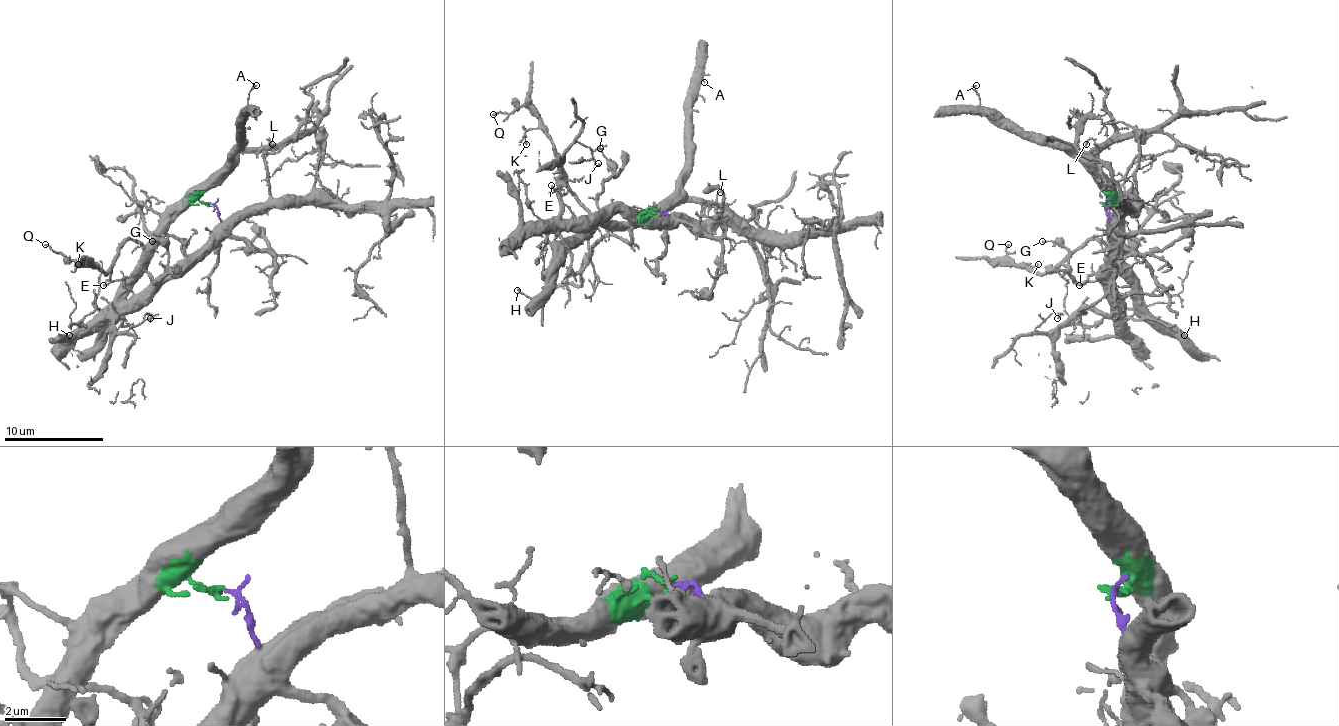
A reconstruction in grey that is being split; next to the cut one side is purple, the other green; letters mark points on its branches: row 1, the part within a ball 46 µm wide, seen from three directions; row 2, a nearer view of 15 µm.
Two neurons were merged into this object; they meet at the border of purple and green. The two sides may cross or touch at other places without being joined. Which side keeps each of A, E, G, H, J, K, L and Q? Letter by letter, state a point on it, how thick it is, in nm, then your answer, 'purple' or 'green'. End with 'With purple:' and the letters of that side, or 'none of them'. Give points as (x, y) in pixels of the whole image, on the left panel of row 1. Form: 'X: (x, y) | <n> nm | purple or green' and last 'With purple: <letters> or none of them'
A: (256, 85) | 120 nm | green
E: (103, 285) | 80 nm | purple
G: (152, 241) | 110 nm | purple
H: (69, 335) | 120 nm | green
J: (150, 318) | 170 nm | purple
K: (78, 264) | 80 nm | green
L: (272, 144) | 140 nm | green
Q: (45, 244) | 130 nm | green
With purple: E, G, J

